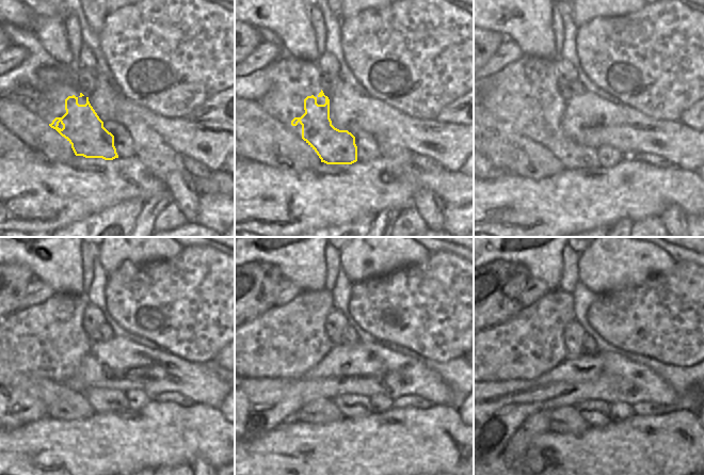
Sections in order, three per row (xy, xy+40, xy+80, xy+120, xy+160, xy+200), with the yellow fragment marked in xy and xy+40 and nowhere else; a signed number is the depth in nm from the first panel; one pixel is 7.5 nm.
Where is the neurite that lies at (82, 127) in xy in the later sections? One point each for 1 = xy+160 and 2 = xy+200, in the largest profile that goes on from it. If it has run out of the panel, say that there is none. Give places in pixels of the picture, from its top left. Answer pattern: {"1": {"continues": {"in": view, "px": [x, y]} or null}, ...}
{"1": {"continues": {"in": "xy+160", "px": [351, 406]}}, "2": {"continues": {"in": "xy+200", "px": [597, 412]}}}

